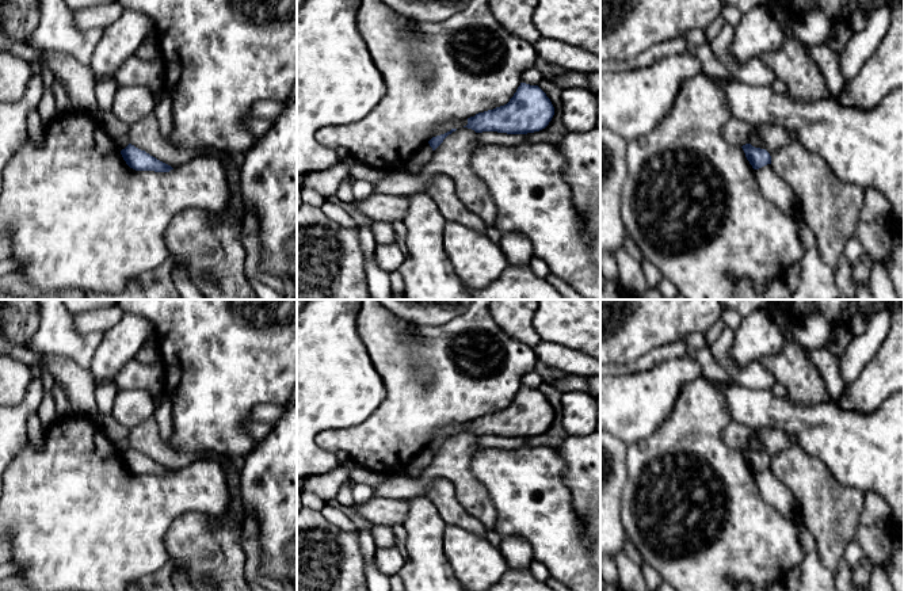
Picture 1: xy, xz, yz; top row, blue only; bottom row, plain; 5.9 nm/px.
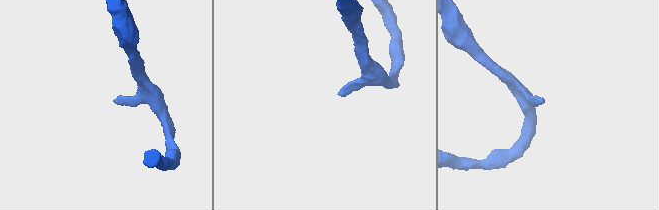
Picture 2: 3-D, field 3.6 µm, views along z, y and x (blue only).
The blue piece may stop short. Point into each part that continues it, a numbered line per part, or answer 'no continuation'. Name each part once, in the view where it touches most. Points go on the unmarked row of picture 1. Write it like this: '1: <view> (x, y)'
1: yz (774, 492)

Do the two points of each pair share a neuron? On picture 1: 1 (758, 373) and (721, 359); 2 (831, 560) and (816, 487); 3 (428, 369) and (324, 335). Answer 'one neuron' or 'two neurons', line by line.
1: one neuron
2: one neuron
3: two neurons

